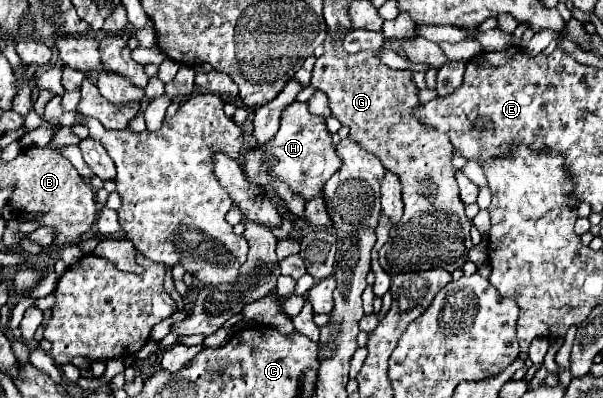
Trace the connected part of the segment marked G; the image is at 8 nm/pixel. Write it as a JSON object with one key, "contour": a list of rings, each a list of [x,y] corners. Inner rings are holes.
{"contour":[[[330,38],[324,42],[326,52],[316,60],[312,72],[312,86],[322,90],[330,98],[332,114],[342,122],[342,126],[350,128],[348,138],[358,142],[364,150],[378,154],[380,162],[386,170],[394,172],[402,182],[402,200],[404,200],[404,216],[402,220],[392,226],[388,242],[380,248],[380,264],[390,274],[396,276],[400,272],[412,270],[432,270],[444,268],[454,272],[462,268],[468,260],[468,252],[472,250],[470,228],[472,222],[464,214],[464,202],[458,198],[458,182],[456,182],[456,168],[452,166],[452,144],[446,134],[436,130],[426,130],[416,118],[412,118],[410,110],[420,100],[416,96],[416,86],[412,82],[410,70],[392,70],[378,60],[378,50],[368,50],[360,54],[346,54],[342,46],[332,46]]]}

